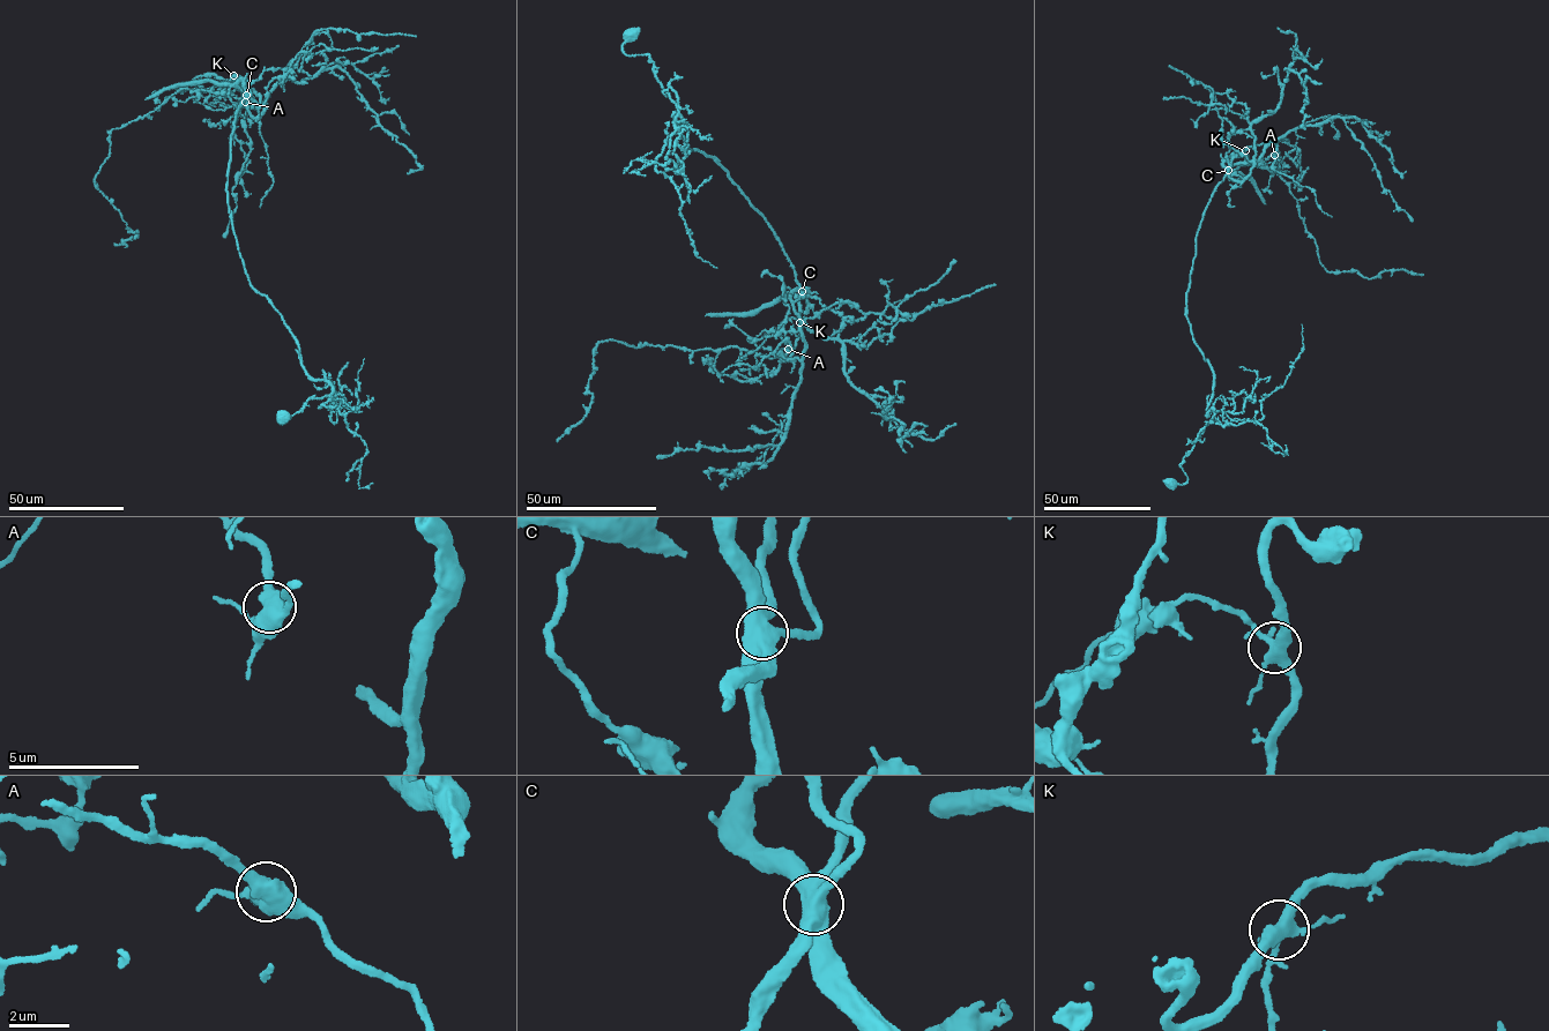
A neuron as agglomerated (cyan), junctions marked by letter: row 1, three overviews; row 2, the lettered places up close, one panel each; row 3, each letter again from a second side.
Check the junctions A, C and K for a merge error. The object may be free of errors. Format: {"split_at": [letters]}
{"split_at": ["C"]}

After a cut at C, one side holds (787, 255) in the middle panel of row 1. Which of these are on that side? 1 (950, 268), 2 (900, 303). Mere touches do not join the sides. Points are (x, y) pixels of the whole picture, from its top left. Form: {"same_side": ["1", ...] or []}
{"same_side": ["1", "2"]}

